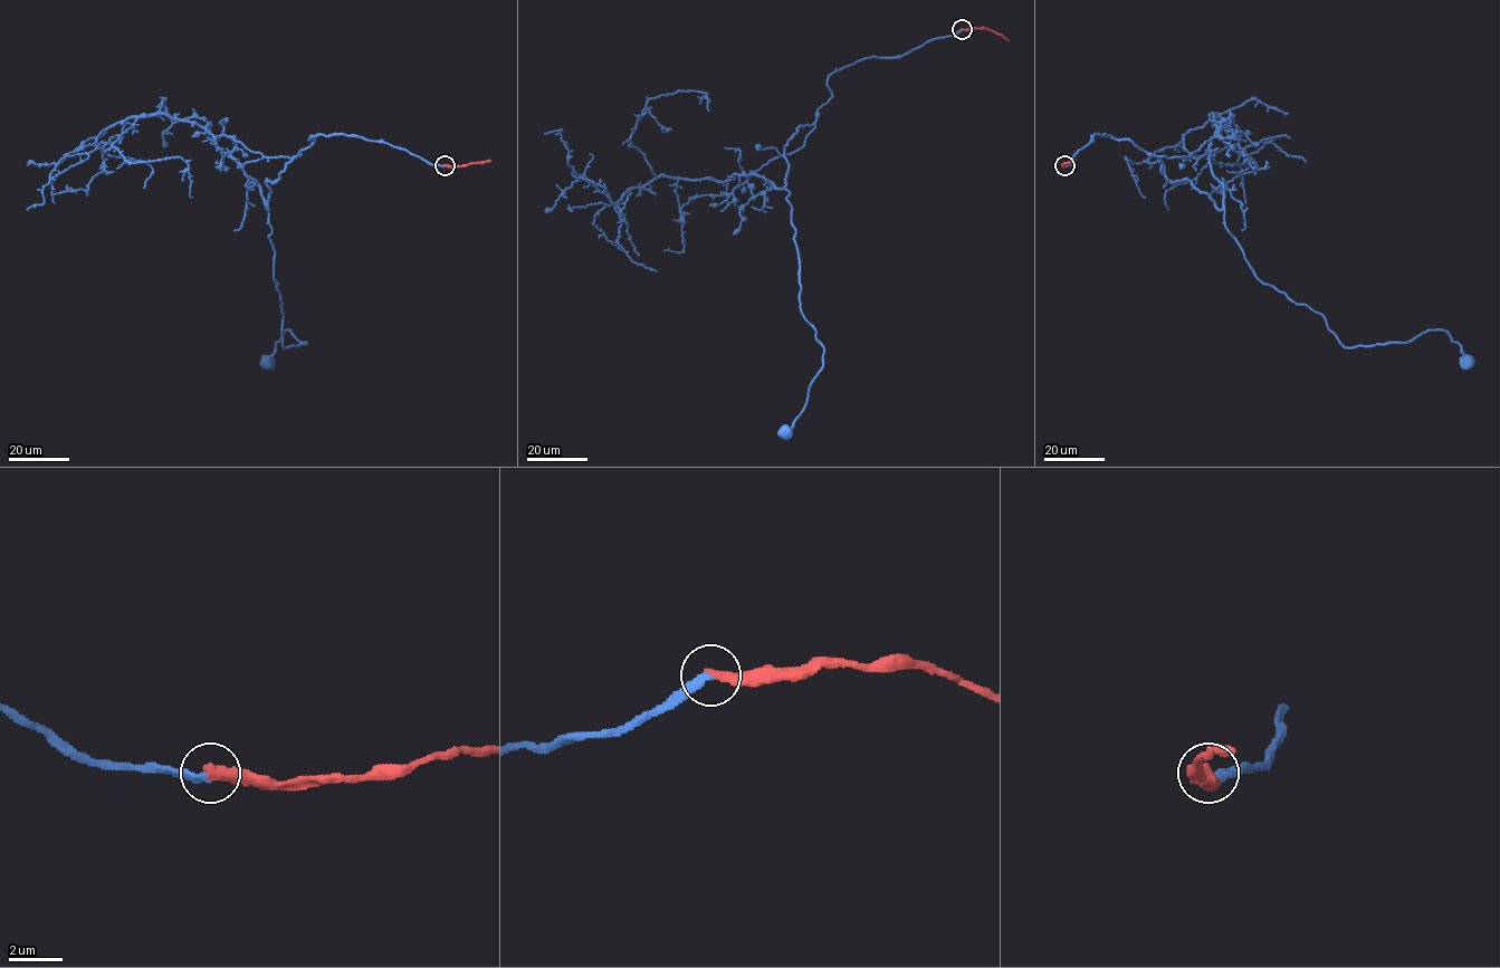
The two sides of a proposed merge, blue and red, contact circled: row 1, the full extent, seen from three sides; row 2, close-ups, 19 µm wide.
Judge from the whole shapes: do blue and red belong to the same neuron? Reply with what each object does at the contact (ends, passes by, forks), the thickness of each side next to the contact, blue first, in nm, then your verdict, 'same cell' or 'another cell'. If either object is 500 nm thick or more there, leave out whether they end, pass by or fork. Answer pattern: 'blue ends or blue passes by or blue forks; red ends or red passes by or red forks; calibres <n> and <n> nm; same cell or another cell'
blue ends; red ends; calibres 280 and 360 nm; same cell

